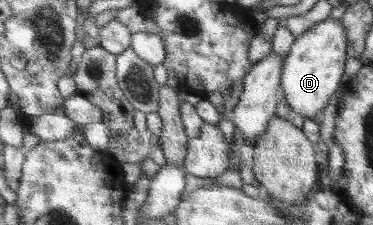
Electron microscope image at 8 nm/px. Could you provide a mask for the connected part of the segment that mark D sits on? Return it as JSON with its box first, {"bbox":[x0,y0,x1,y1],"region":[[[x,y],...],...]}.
{"bbox":[279,18,346,120],"region":[[[326,18],[314,28],[298,36],[283,59],[279,86],[285,102],[294,113],[299,113],[305,120],[313,120],[330,104],[340,78],[344,74],[346,58],[346,32],[338,19]]]}

